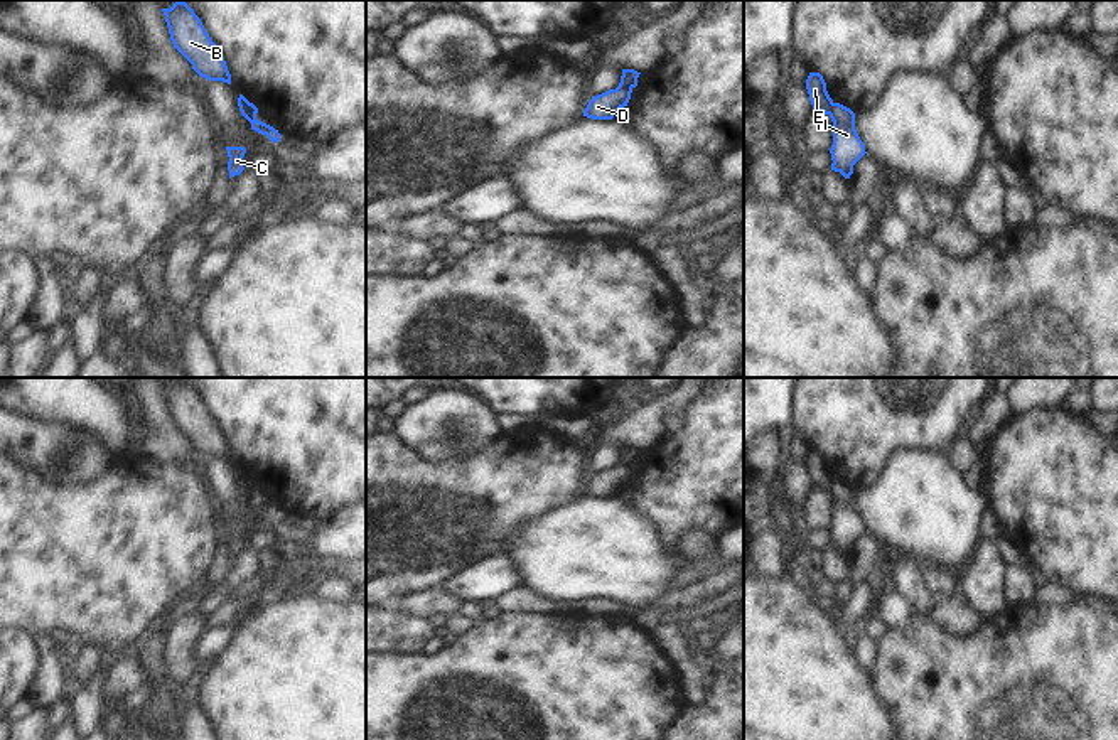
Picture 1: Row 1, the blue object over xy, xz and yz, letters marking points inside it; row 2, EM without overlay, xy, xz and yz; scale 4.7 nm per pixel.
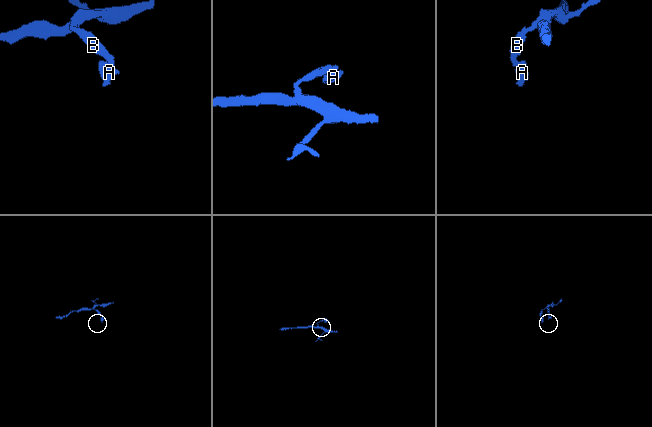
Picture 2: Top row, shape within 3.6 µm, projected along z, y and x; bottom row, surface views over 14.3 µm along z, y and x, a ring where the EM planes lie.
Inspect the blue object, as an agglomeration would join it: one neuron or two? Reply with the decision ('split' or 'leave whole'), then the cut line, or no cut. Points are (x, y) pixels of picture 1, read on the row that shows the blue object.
split; cut in xy along (238, 103), (241, 108), (255, 113)

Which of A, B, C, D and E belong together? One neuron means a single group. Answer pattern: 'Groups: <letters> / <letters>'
Groups: A C D / B E

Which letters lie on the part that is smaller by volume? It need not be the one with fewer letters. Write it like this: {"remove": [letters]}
{"remove": ["A", "C", "D"]}

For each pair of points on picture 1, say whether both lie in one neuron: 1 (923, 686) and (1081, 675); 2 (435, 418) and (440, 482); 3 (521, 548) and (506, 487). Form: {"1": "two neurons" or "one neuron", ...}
{"1": "one neuron", "2": "two neurons", "3": "two neurons"}

